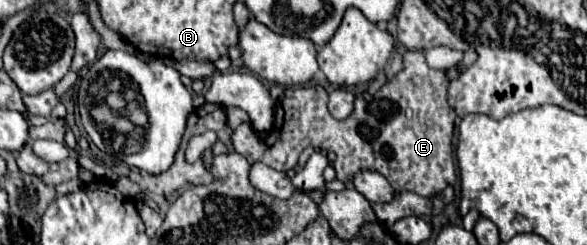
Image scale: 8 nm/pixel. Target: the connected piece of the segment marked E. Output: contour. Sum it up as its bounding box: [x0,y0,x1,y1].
[233,51,457,197]

